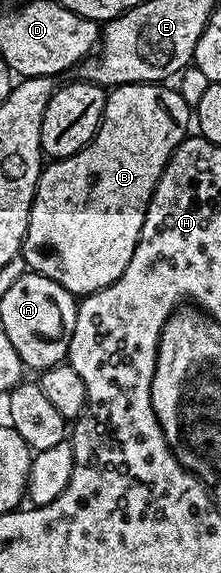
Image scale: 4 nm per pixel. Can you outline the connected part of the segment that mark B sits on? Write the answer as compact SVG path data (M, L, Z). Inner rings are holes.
M164 83L115 86L104 98L104 114L100 120L99 127L96 128L96 136L93 137L91 143L78 150L74 155L49 160L41 168L40 178L36 184L36 194L30 207L28 230L24 236L24 247L22 250L24 264L29 270L56 280L62 287L75 295L97 293L98 290L104 289L107 285L114 284L122 275L122 271L126 271L126 263L130 263L130 255L134 255L134 247L140 238L148 204L154 195L154 187L158 183L158 179L162 175L170 155L174 155L176 148L184 142L185 137L189 136L190 129L188 129L188 124L191 126L194 121L193 110L186 103L186 99L182 99L179 88L172 87L172 89L167 89L168 87Z

